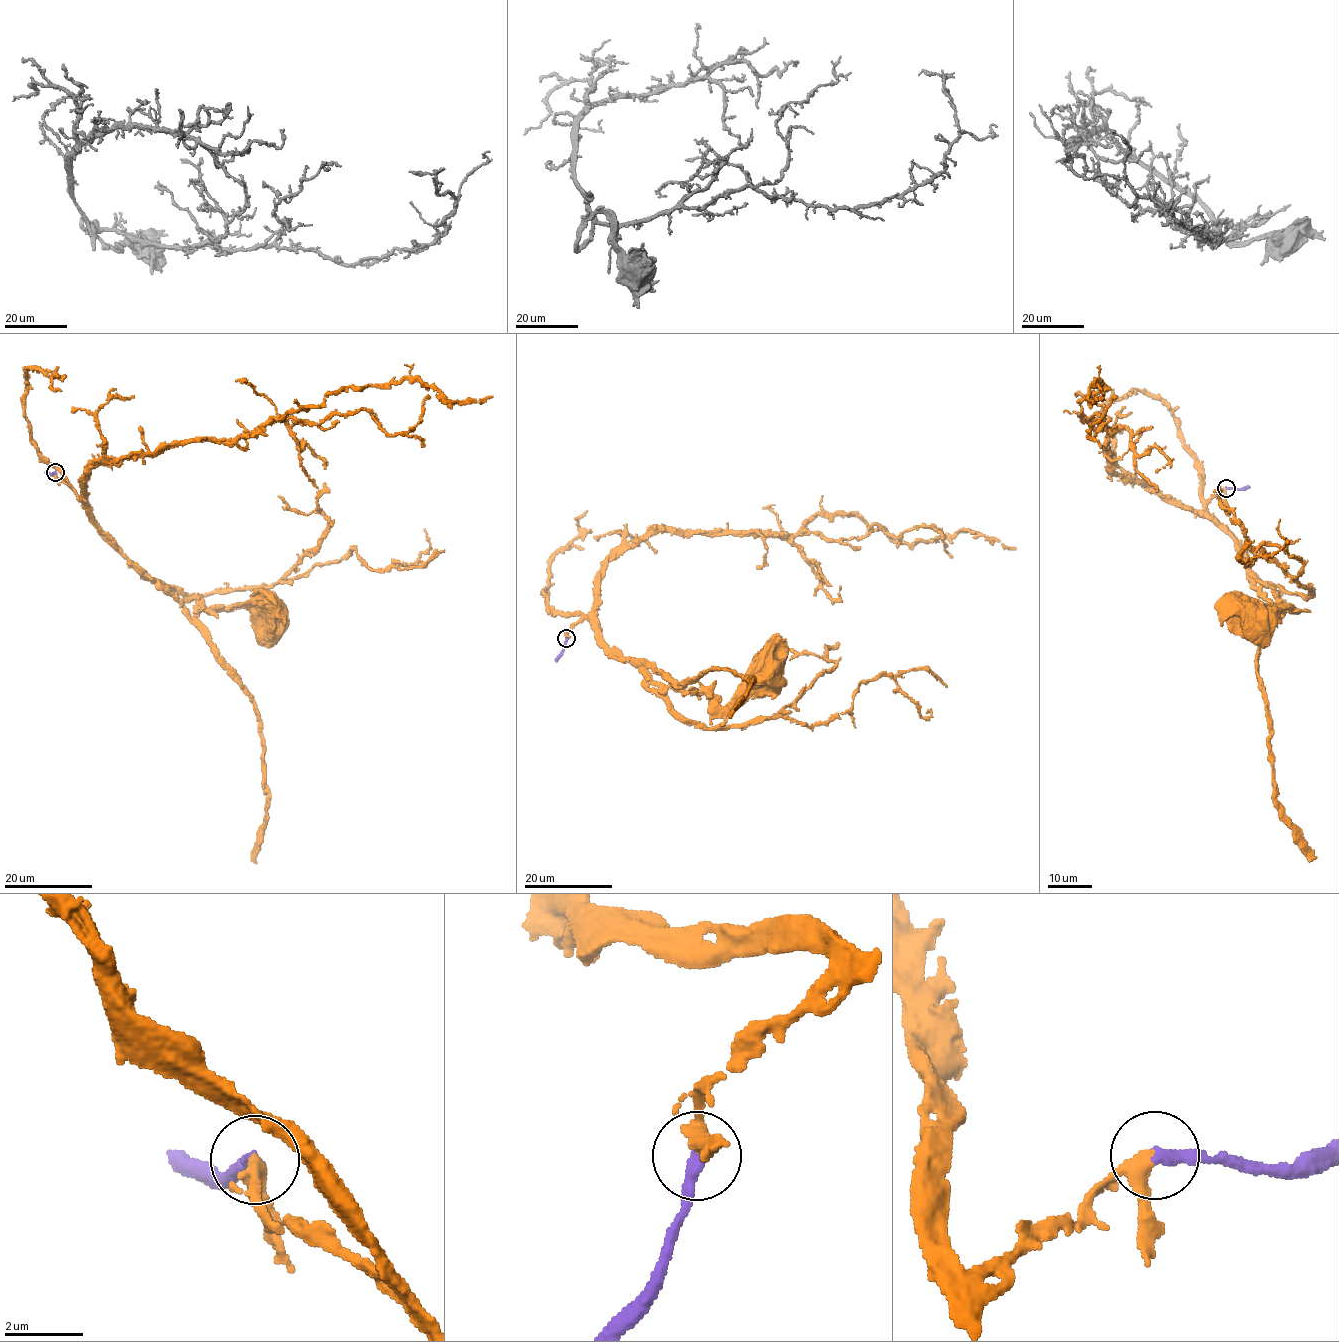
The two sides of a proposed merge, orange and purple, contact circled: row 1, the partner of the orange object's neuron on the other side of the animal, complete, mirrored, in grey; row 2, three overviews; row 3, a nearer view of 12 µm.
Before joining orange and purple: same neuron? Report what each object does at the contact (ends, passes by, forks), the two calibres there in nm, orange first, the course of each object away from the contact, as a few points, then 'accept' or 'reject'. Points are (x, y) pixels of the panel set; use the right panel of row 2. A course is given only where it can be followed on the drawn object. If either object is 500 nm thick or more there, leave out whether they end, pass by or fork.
orange passes by | purple ends | 320/320 nm | orange via (1226, 487), (1206, 509), (1247, 568), (1279, 595), (1274, 592), (1277, 609), (1291, 611), (1269, 608), (1255, 620) | purple via (1226, 487), (1250, 487) | accept

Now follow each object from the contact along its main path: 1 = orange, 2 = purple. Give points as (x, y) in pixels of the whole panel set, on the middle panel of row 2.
1: (567, 638), (586, 619), (663, 691), (702, 691), (722, 706), (735, 703), (767, 672)
2: (567, 638), (556, 661)

